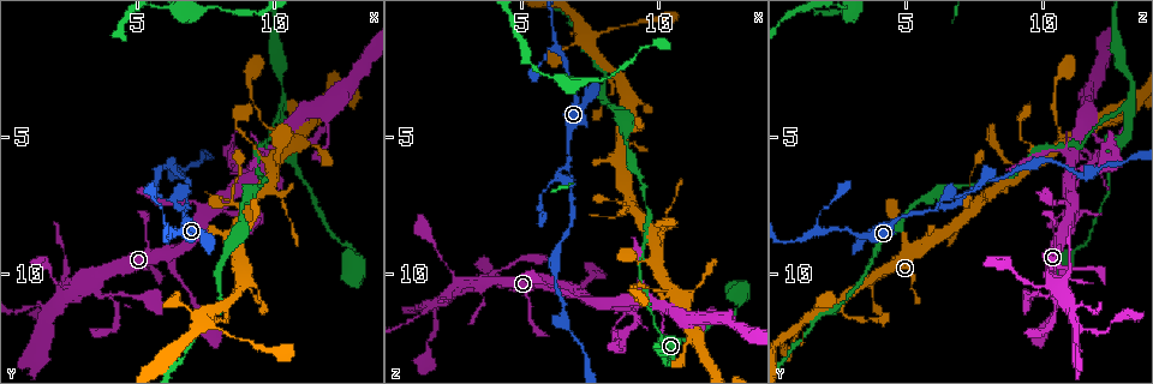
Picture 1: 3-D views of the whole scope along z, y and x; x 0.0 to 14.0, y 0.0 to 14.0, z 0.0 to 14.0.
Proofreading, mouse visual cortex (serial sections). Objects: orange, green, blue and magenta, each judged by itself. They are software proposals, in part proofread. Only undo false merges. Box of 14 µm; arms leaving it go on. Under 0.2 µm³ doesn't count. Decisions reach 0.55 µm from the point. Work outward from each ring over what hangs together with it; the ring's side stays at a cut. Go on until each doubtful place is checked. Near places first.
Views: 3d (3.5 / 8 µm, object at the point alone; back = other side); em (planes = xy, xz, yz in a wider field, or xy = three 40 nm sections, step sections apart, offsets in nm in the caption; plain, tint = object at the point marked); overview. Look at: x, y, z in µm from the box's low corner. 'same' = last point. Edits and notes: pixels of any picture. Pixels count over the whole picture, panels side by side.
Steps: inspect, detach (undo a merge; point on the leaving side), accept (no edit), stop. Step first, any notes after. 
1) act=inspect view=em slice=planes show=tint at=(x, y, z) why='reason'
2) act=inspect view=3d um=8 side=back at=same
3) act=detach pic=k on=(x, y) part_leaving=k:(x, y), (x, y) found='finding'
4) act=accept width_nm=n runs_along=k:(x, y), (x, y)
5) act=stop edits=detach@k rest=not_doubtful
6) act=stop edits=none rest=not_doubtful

act=inspect view=3d um=3.5 at=(10.3, 4.1, 13.1) why='a fork'

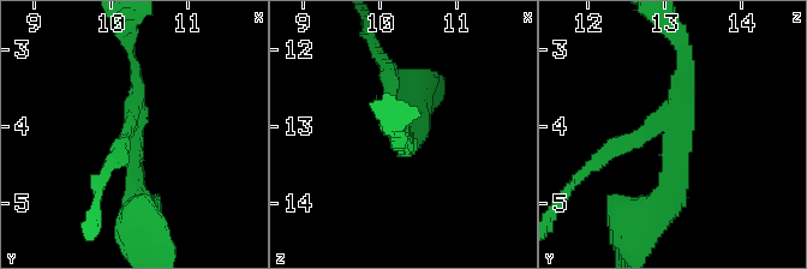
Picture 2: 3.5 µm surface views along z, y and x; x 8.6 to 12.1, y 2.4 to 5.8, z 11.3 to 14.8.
act=accept arm_widths_nm=200,250,250 runs_along=2:(657, 211), (673, 135), (614, 149) found='all the same cell'

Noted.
act=inspect view=em slice=xy step=2 show=tint at=(10.5, 5.0, 10.8) why='thin arm on a thick one'

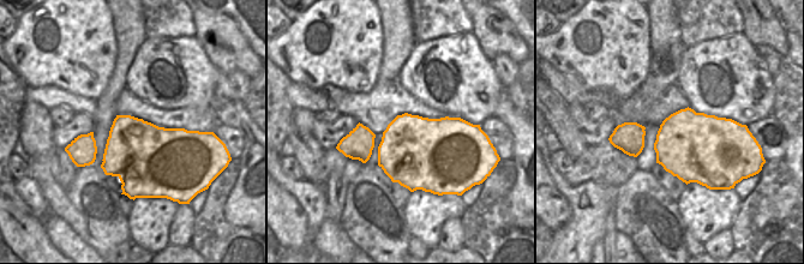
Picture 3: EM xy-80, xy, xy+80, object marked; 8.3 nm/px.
act=inspect view=3d um=3.5 at=same why='wider look'

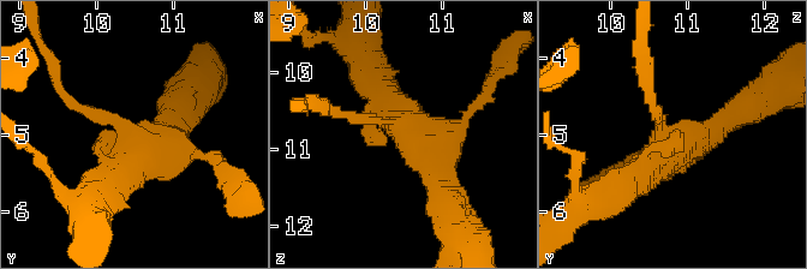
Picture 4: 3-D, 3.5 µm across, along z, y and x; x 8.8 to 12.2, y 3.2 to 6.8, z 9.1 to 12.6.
act=accept found='one cell here'

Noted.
act=inspect view=3d um=3.5 side=back at=(6.7, 7.6, 6.1) why='a fork'

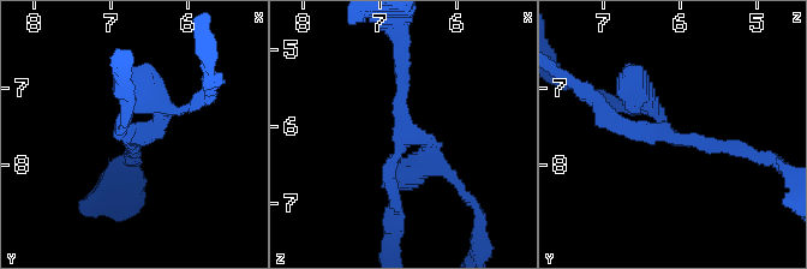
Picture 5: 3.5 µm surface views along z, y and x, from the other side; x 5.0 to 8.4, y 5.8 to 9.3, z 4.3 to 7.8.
act=inspect view=em slice=planes show=tint at=(6.75, 7.65, 6.00)

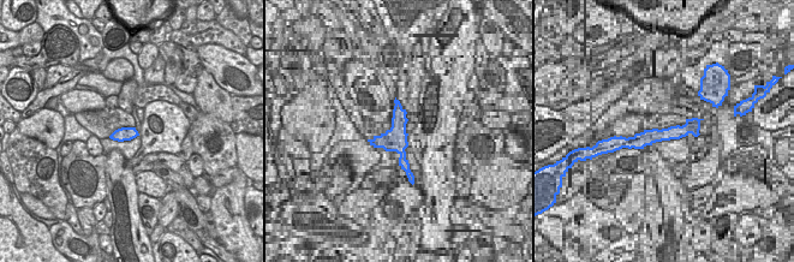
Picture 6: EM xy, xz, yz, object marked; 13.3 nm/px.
act=accept width_nm=190 runs_along=5:(752, 156), (608, 117) found='continuous, no second cell'

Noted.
act=stop edits=none rest=not_doubtful

